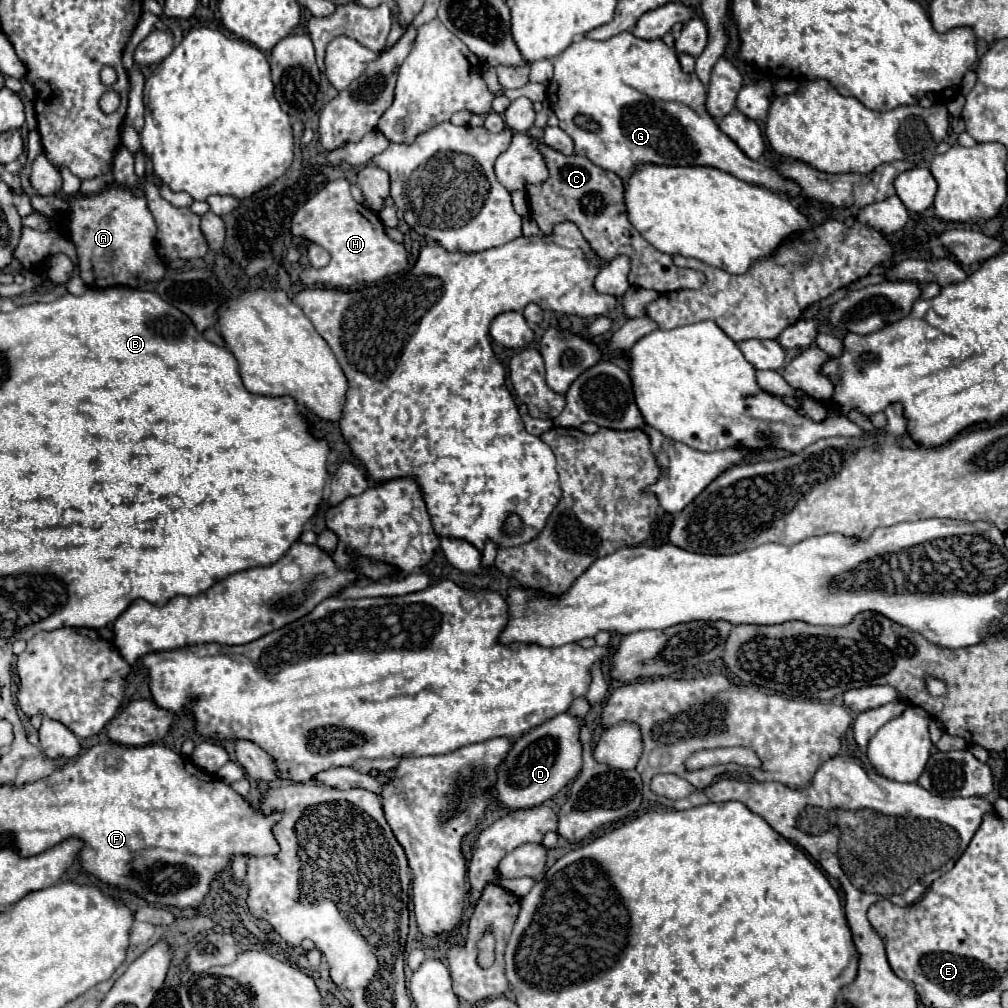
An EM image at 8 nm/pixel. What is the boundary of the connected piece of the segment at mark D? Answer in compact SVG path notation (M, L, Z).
M568 712L546 720L522 738L514 742L506 762L498 768L496 792L498 800L506 808L532 808L556 796L568 782L572 782L582 768L582 742L580 728L586 718L572 716Z

